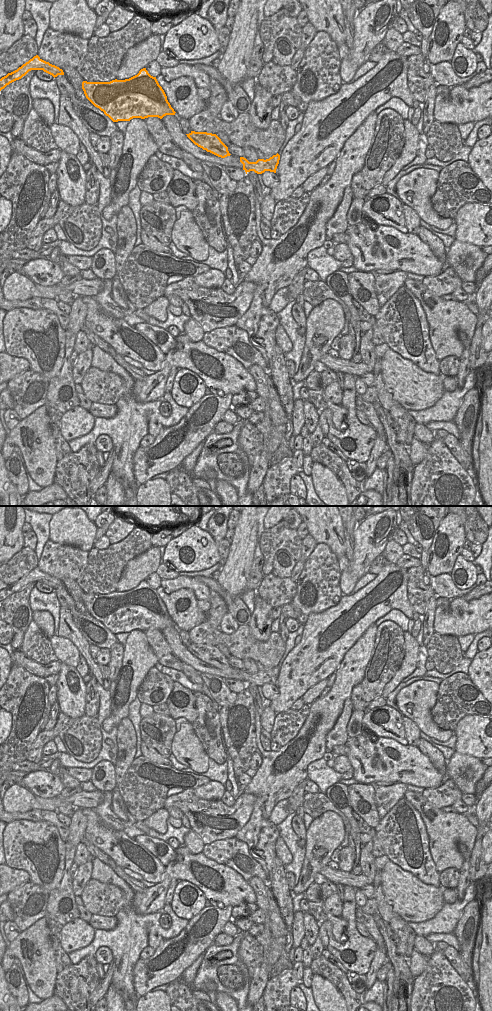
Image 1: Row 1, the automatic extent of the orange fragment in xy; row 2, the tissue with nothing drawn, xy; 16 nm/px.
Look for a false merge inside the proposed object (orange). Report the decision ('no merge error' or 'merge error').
no merge error

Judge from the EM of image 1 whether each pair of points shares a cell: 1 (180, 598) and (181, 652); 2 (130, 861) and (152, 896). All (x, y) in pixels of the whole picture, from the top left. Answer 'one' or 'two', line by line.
1: two
2: two

